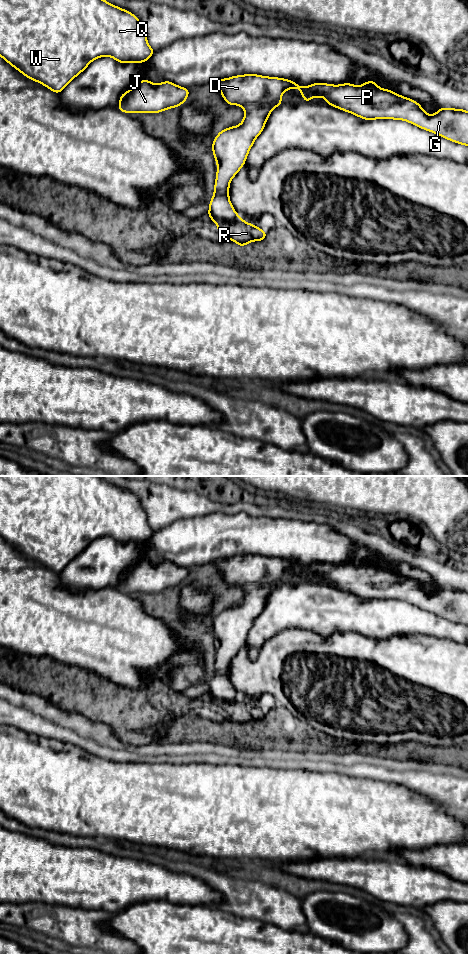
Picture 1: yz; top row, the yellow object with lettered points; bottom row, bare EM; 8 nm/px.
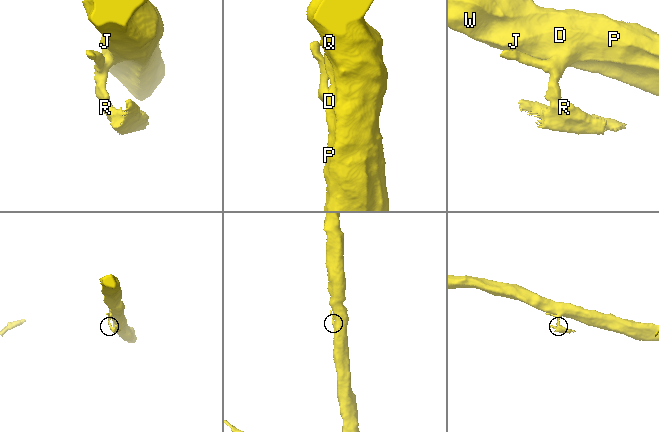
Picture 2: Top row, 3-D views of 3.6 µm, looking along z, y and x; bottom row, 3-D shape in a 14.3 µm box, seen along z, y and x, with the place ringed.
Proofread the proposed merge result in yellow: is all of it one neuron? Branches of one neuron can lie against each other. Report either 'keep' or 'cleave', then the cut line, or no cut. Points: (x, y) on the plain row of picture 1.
cleave | yz (238, 696), (230, 701), (220, 701), (217, 704)

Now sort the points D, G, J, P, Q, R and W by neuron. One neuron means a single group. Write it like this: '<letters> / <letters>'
D G J P Q W / R

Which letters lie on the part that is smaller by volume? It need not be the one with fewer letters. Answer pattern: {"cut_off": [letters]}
{"cut_off": ["R"]}

